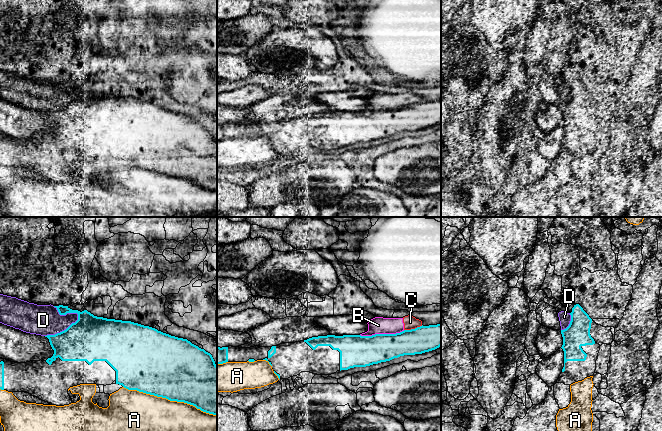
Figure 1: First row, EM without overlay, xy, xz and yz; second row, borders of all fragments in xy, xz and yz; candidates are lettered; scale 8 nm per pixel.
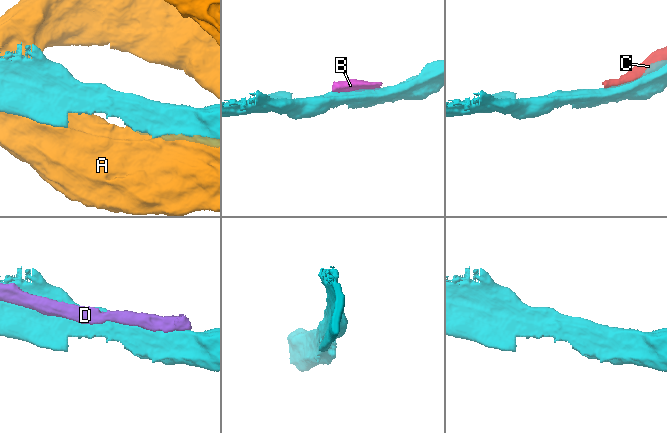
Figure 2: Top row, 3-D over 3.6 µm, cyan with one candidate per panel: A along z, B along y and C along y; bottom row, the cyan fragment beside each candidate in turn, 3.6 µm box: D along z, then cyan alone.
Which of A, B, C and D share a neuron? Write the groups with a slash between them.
A / B C / D

